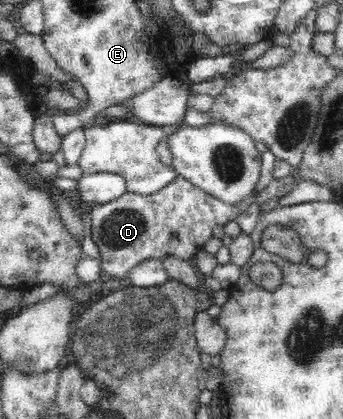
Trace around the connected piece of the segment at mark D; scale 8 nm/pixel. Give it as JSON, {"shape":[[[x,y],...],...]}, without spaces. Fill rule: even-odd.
{"shape":[[[270,151],[262,153],[262,164],[257,185],[252,194],[238,202],[226,204],[210,193],[196,188],[189,180],[176,175],[168,186],[148,196],[126,191],[122,196],[106,204],[95,205],[89,209],[90,234],[102,256],[102,277],[106,279],[124,279],[132,268],[149,258],[162,261],[162,256],[177,256],[191,261],[204,244],[212,237],[212,230],[220,224],[224,226],[230,220],[236,220],[256,196],[272,180],[272,170],[276,155]]]}

